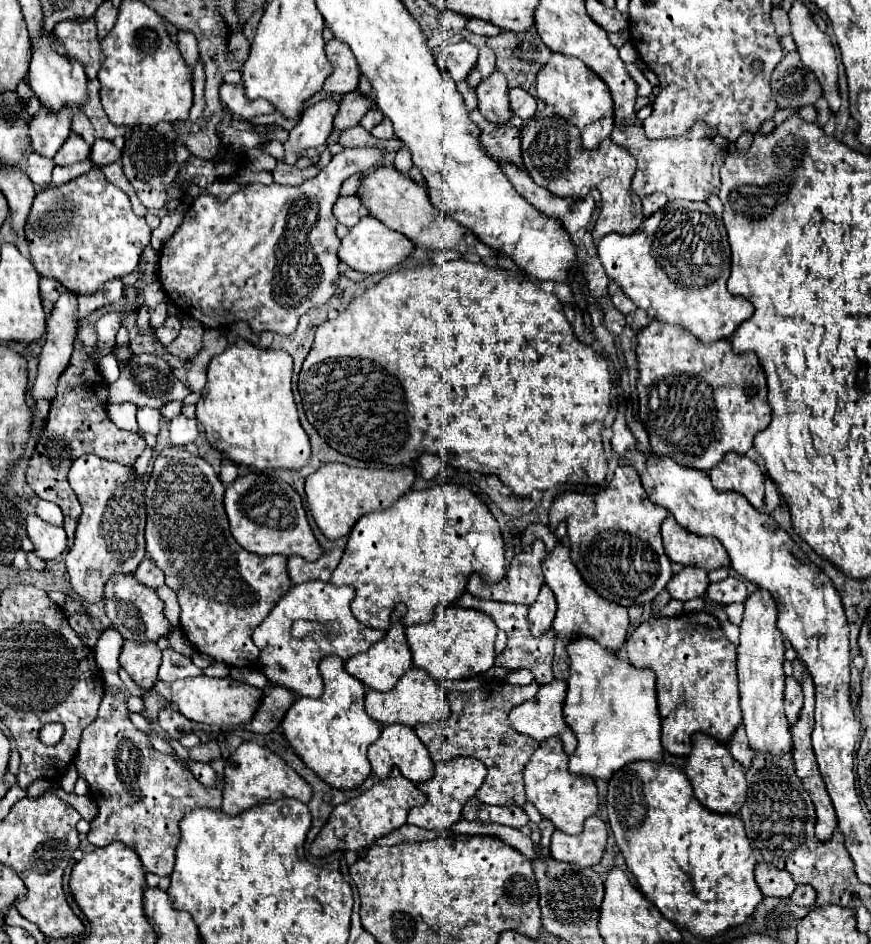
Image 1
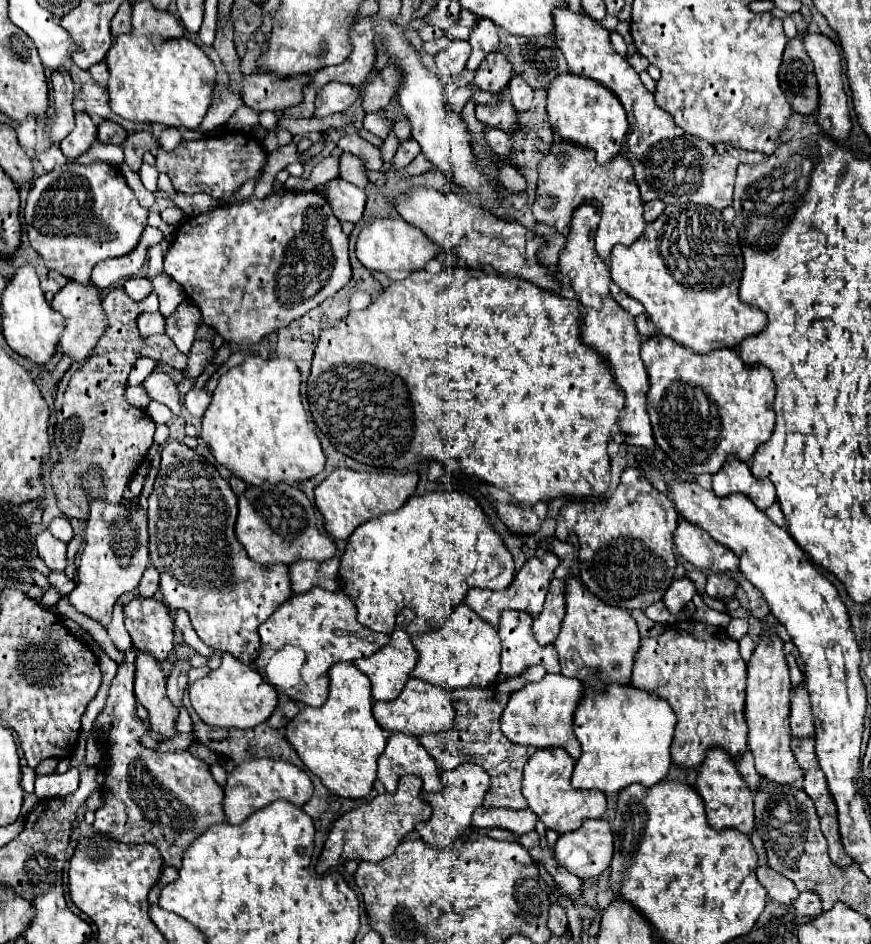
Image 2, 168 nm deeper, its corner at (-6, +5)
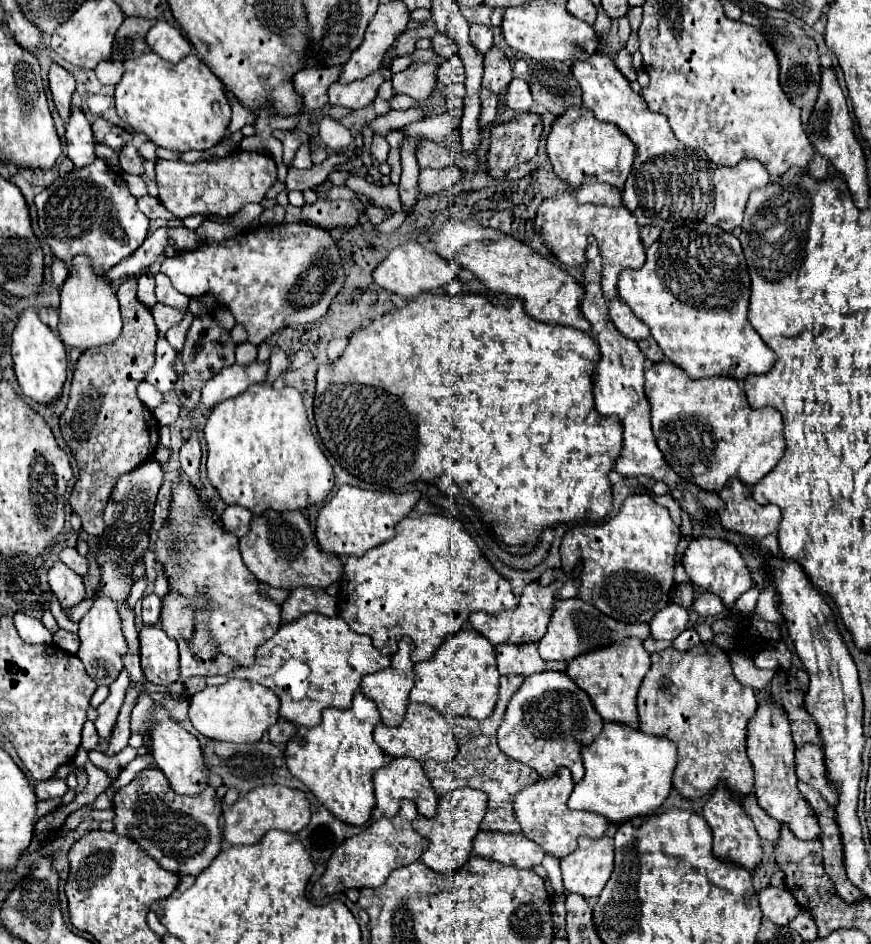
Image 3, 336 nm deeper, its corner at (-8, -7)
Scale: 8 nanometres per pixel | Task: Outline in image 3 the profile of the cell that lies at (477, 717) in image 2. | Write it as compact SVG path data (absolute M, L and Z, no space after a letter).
M502 676L500 678L500 696L498 696L496 708L488 718L476 720L470 716L458 716L458 718L450 720L452 722L452 734L454 734L454 740L458 744L458 754L450 762L426 760L422 764L438 798L442 794L448 794L448 792L462 788L462 786L484 790L488 794L488 808L486 808L486 814L482 820L482 830L490 830L490 832L494 832L494 830L520 832L520 824L518 824L516 814L514 814L514 796L520 788L534 784L540 778L526 764L520 764L520 762L508 758L496 742L496 732L502 724L502 716L506 712L506 706L522 684L524 684L524 676Z

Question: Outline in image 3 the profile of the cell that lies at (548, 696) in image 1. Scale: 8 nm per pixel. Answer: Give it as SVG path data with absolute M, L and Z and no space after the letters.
M540 672L536 676L528 676L520 692L512 696L508 710L504 714L504 720L498 728L498 746L506 752L506 756L534 768L540 776L552 776L560 766L566 766L570 768L574 782L580 782L584 776L584 764L582 764L580 750L584 744L590 744L600 732L602 732L602 716L592 706L588 694L584 694L568 678L566 672Z

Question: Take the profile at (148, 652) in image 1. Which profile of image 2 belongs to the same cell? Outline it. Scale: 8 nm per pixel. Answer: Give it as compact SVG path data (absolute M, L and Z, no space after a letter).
M138 652L134 688L136 700L148 710L150 730L156 732L162 740L178 736L178 708L166 694L166 676L162 674L160 664L154 660L154 656L148 656L146 652Z

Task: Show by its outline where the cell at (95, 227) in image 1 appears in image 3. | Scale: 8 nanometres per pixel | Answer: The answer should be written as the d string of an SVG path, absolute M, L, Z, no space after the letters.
M96 158L86 168L72 170L70 174L64 174L58 180L54 180L34 198L34 204L38 210L38 228L44 236L44 242L50 246L54 258L62 260L68 266L68 270L72 268L72 258L84 254L90 258L96 276L102 276L106 270L134 254L134 250L144 242L148 234L148 218L138 210L136 198L130 194L126 182L100 158Z

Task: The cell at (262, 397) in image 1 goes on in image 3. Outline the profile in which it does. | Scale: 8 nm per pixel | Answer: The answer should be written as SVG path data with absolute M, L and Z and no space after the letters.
M258 382L248 386L244 394L220 402L208 416L204 440L208 446L206 468L210 484L220 492L226 504L246 506L254 514L264 512L264 508L304 510L310 504L322 502L334 486L332 466L312 434L302 396L292 386L284 386L278 390L268 382Z

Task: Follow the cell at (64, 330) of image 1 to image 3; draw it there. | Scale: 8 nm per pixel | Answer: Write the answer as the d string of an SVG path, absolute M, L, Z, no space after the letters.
M78 256L72 260L72 274L62 286L60 292L60 322L58 334L68 348L76 348L80 352L114 344L120 336L122 318L116 300L116 292L112 284L108 284L102 276L96 276L88 264L86 256Z

